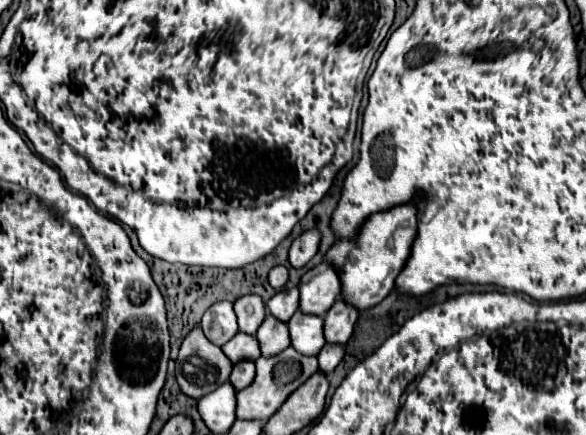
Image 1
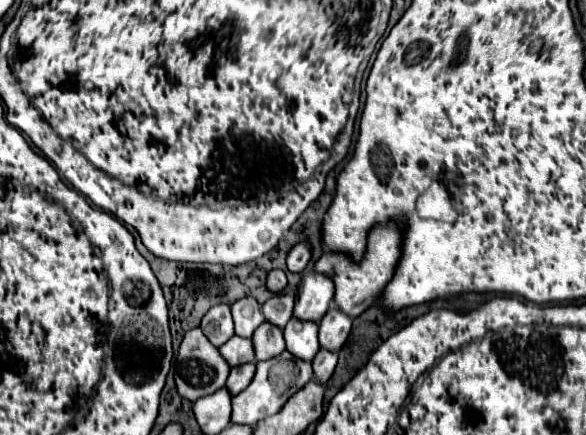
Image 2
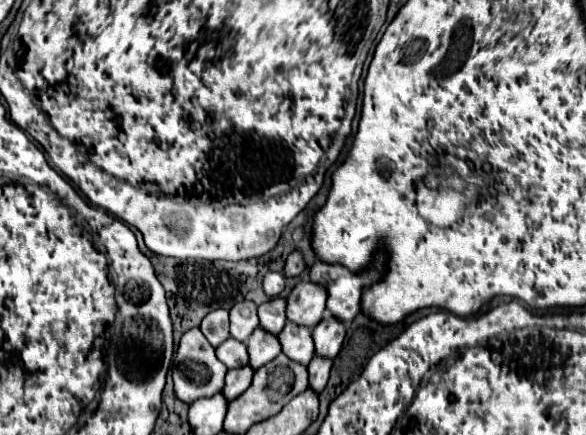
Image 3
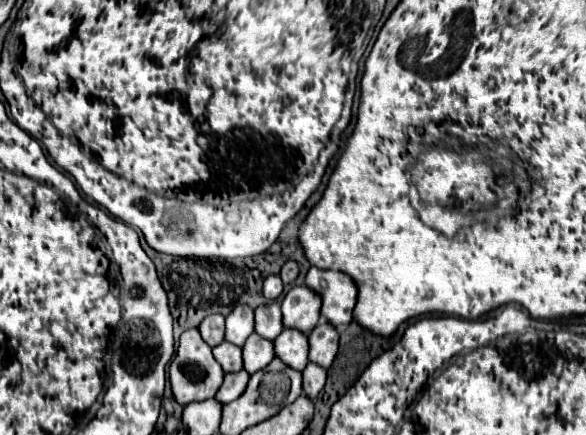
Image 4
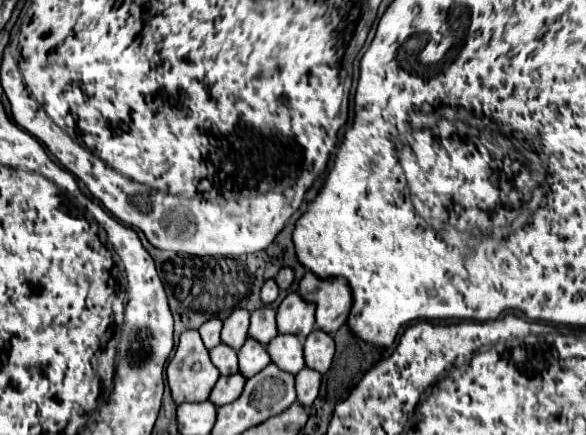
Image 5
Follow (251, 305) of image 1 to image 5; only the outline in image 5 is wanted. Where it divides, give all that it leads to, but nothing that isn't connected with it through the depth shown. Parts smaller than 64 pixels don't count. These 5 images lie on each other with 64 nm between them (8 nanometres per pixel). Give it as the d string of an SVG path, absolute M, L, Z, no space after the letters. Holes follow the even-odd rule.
M234 310L226 320L222 328L222 342L232 346L234 350L240 350L248 338L248 322L250 312L248 310Z

